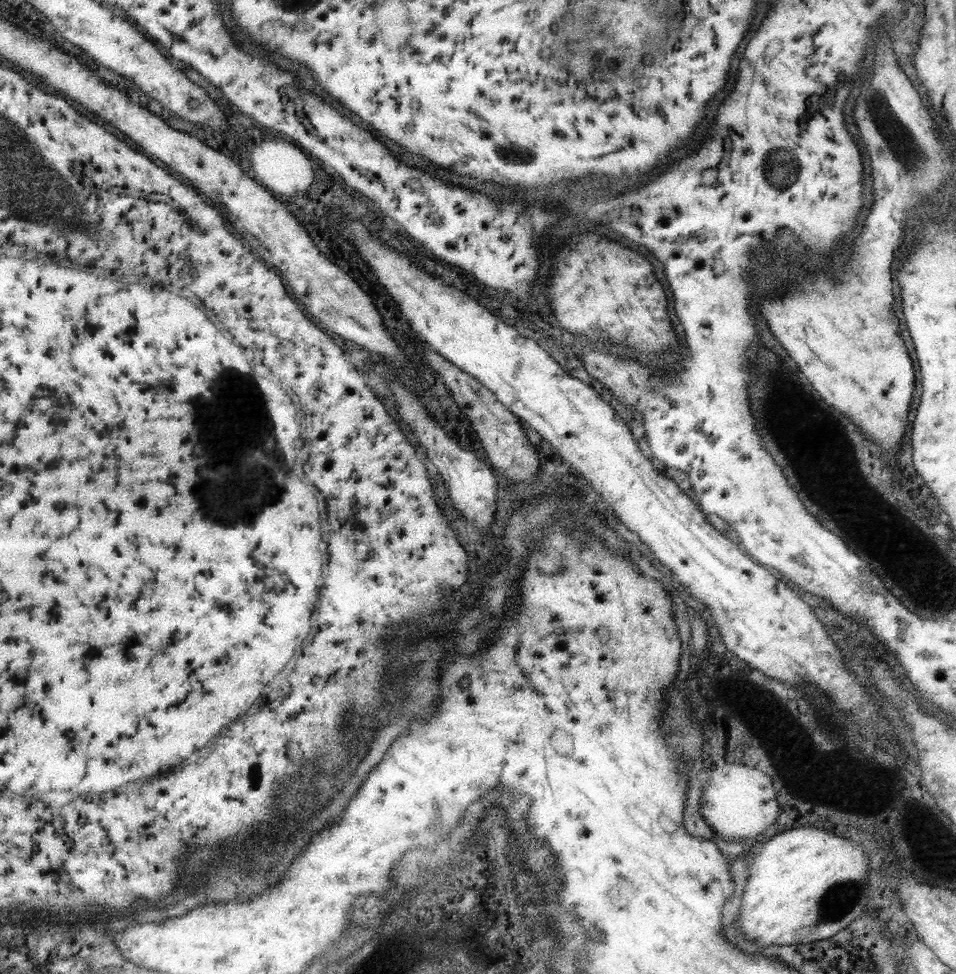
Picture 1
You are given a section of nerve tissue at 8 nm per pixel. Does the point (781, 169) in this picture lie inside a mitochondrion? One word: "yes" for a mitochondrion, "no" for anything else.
yes

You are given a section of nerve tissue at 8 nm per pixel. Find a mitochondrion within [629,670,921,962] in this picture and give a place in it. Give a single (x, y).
(833, 904)

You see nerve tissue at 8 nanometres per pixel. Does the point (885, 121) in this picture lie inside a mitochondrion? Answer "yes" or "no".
yes

